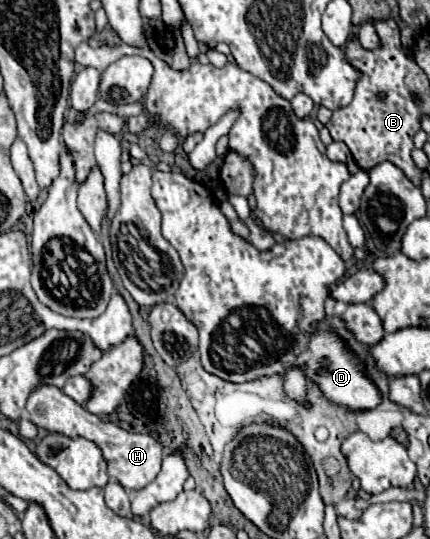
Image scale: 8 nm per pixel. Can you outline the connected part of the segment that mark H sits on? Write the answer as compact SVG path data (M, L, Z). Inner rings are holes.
M38 387L38 391L34 391L34 395L30 395L30 399L26 403L26 411L28 411L28 419L36 427L42 427L50 433L62 433L70 439L84 437L84 439L96 443L108 465L108 477L118 481L126 491L144 489L150 481L154 481L154 477L160 471L162 445L154 437L150 437L146 433L126 431L118 423L112 423L108 419L102 419L100 415L90 413L82 405L74 403L74 399L70 399L58 387Z

